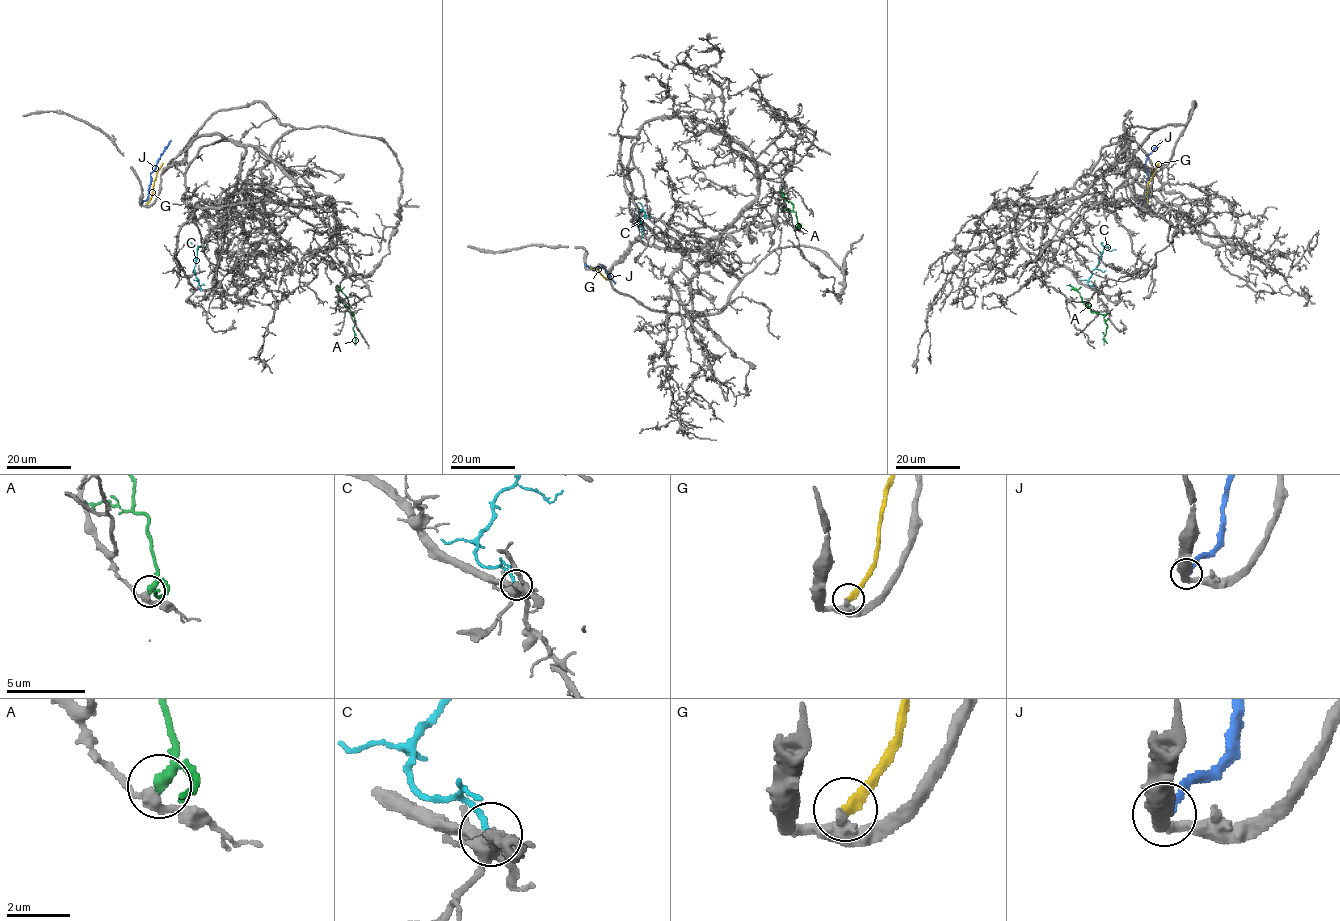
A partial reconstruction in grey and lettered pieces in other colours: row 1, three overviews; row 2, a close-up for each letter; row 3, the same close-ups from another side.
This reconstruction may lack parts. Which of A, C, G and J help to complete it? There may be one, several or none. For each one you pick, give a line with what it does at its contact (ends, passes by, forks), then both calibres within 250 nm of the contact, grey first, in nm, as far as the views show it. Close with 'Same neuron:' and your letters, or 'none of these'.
Same neuron: none of these

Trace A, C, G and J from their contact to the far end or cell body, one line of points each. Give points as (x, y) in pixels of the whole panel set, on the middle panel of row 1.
A: (796, 228), (793, 204), (786, 200), (782, 188)
C: (645, 217), (642, 209), (638, 217), (642, 225), (640, 222), (634, 224)
G: (591, 267), (608, 279)
J: (585, 264), (592, 270), (603, 267), (615, 282)

